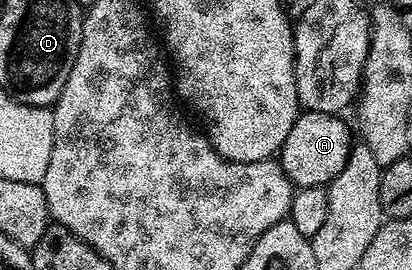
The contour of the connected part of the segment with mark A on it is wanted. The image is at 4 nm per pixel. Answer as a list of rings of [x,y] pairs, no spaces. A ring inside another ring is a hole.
[[[298,112],[291,131],[287,131],[287,139],[279,150],[279,163],[297,189],[307,187],[327,187],[343,171],[353,150],[355,137],[349,134],[345,126],[344,116],[336,113]]]

